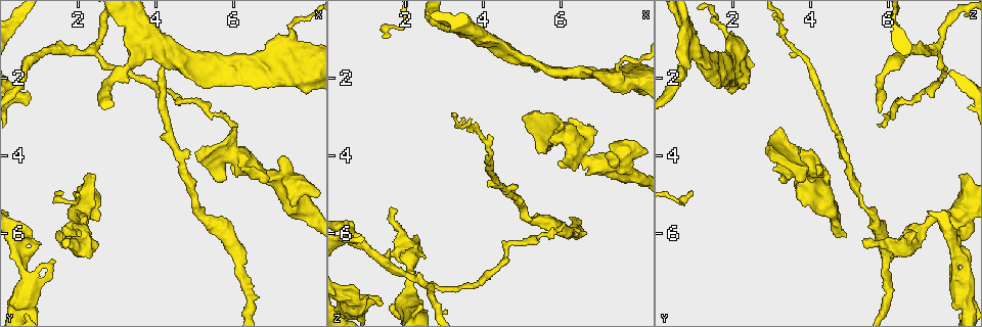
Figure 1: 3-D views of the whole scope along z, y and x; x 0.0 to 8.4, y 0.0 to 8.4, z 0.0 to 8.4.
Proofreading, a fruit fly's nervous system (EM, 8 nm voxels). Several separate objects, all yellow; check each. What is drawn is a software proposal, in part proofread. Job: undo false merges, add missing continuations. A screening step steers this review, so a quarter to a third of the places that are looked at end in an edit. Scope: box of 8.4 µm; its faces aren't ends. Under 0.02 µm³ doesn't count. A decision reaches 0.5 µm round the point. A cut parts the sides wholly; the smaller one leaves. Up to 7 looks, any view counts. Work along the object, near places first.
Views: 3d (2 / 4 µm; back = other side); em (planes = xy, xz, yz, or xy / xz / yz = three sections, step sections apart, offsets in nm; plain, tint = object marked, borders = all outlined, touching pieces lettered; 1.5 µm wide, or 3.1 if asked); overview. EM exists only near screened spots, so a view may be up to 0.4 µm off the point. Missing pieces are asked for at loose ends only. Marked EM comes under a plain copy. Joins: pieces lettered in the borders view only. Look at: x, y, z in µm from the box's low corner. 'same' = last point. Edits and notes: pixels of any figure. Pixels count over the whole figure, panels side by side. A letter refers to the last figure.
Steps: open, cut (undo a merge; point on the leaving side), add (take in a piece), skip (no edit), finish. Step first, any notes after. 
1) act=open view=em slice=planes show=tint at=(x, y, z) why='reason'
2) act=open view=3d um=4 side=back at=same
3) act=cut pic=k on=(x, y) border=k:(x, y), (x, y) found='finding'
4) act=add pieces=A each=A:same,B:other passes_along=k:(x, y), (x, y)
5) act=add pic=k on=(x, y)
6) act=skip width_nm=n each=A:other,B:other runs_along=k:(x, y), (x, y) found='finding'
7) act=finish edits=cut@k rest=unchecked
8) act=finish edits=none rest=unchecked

act=open view=3d um=2 at=(5.50, 2.05, 1.80) why='free end'

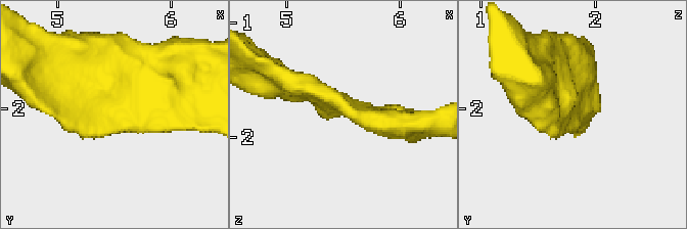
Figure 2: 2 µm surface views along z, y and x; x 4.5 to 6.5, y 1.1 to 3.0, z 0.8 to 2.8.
act=open view=em slice=planes show=borders at=(5.48, 2.00, 1.80)

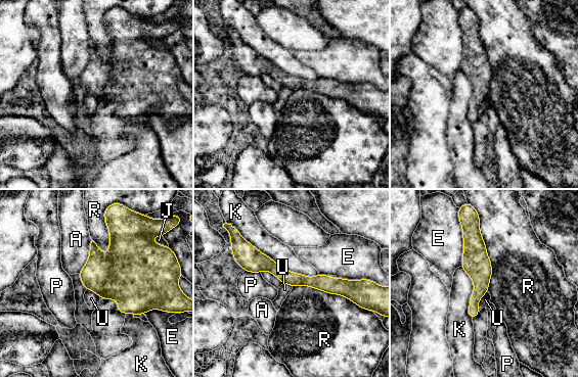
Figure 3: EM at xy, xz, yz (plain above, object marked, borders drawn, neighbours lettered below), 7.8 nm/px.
act=skip each=A:other,E:other,J:other,K:other,P:other,R:other,U:other border=3:(293, 286), (345, 295), (369, 311) found='no lettered piece goes on from it'

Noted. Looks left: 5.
act=open view=em slice=planes show=tint at=(6.85, 4.65, 3.35) why='branch stops here'

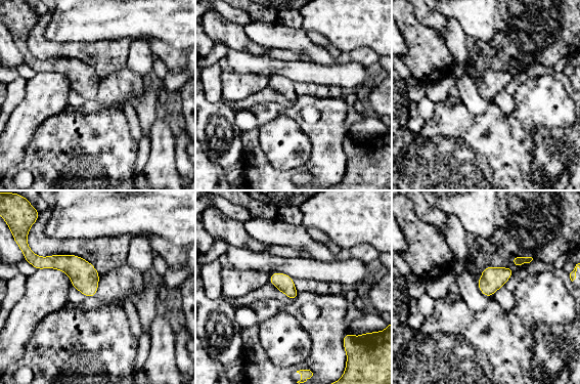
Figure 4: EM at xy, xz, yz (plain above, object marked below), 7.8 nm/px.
act=open view=em slice=planes show=borders at=same

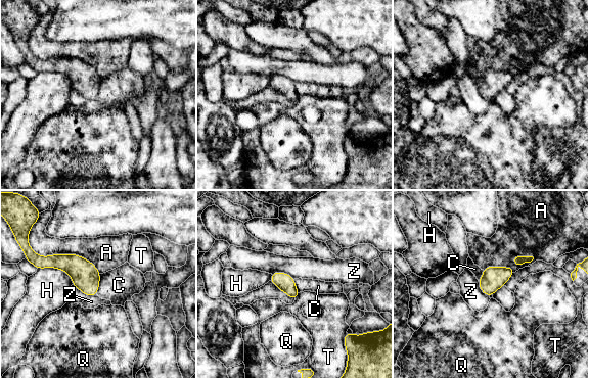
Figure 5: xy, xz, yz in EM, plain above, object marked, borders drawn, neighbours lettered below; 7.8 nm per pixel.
act=skip each=A:other,C:other,H:other,Q:other,T:other,Z:other border=5:(100, 274), (96, 293) found='no lettered piece goes on from it'

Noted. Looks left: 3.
act=open view=3d um=2 at=(5.30, 5.70, 5.65) why='thick turns thin'

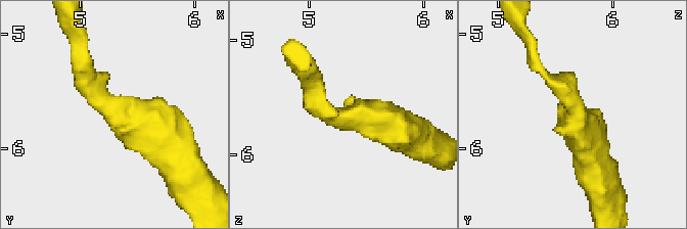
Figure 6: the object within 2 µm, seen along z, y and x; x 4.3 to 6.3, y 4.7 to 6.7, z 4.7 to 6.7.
act=open view=em slice=yz step=4 show=tint at=(5.30, 5.70, 5.68)

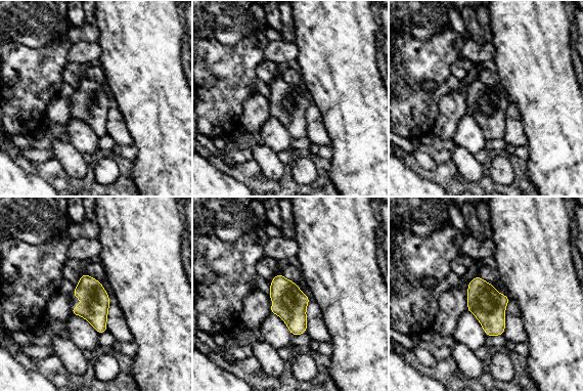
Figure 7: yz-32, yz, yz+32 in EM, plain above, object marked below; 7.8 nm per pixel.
act=open view=em slice=yz step=4 show=borders at=same

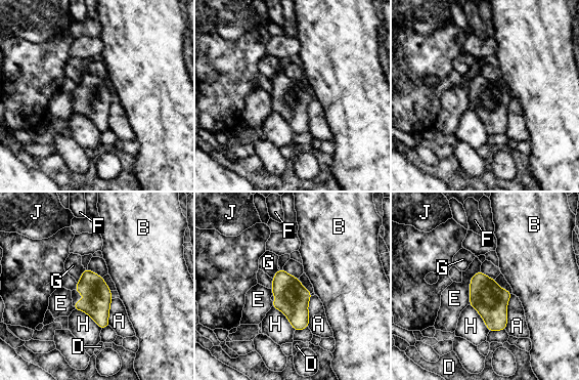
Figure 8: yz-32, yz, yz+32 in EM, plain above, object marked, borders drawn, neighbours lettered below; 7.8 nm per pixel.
act=skip each=A:other,B:other,D:other,E:other,F:other,G:other,H:other,J:other border=8:(85, 268), (77, 283) found='all the same neuron'

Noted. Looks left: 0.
act=finish edits=none rest=unchecked

